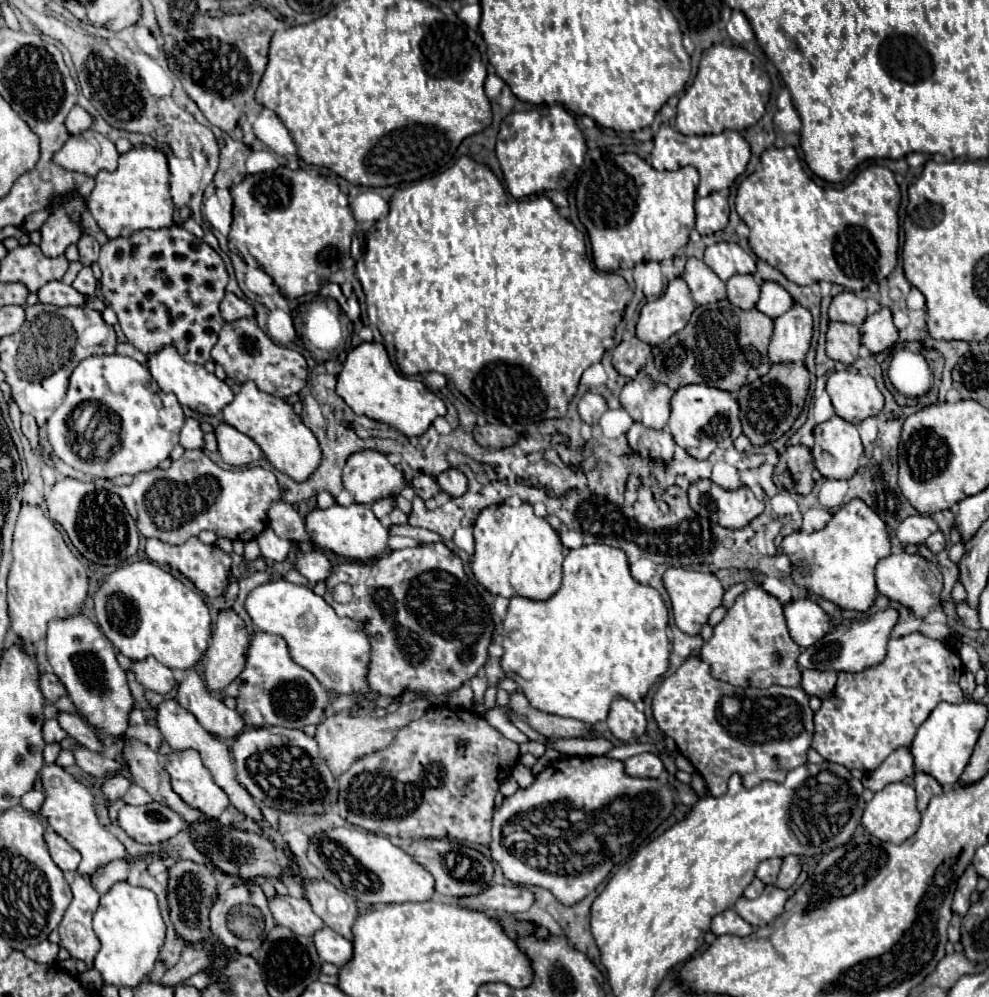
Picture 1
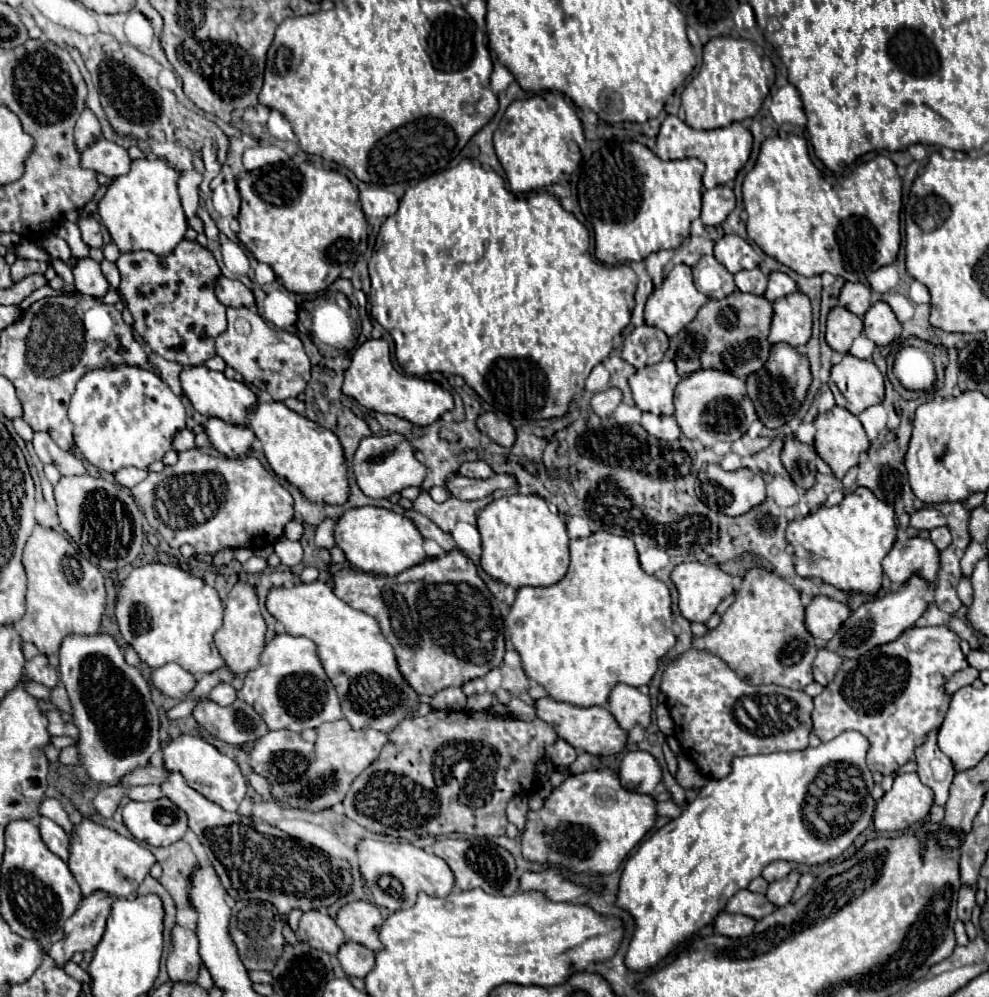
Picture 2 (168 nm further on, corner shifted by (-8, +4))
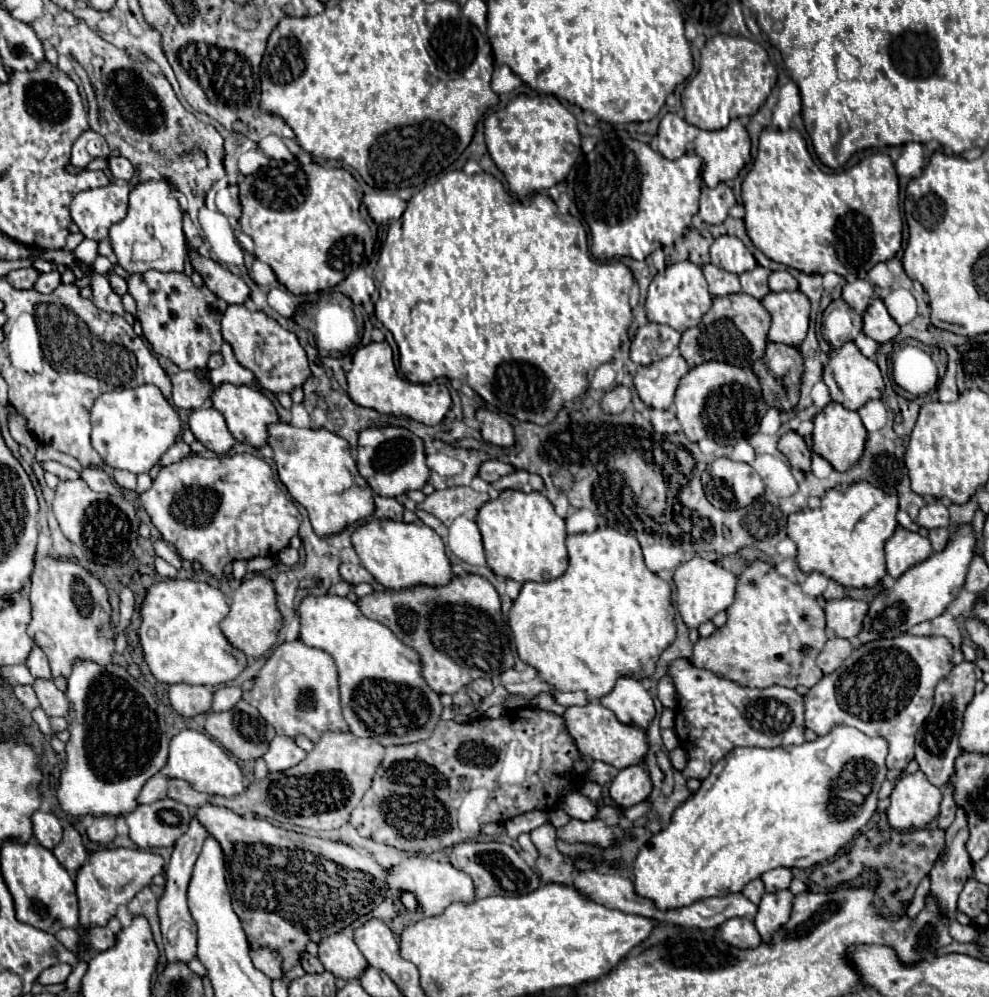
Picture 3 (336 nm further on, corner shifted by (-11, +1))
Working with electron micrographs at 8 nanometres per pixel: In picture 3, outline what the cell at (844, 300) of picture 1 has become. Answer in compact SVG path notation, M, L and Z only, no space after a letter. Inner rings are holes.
M851 280L843 286L843 300L859 314L863 314L873 298L873 286L867 280Z

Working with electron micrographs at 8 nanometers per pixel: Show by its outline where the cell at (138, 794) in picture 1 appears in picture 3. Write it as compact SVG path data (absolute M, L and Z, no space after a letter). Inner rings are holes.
M155 774L153 778L149 778L141 790L141 794L137 796L139 804L149 804L149 802L157 802L167 798L167 778L163 774Z

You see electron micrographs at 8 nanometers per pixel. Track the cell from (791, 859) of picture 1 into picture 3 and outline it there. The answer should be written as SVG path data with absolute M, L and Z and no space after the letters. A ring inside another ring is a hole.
M791 890L763 894L759 902L759 912L755 916L755 926L761 938L771 938L771 934L787 922L793 908L793 898L795 896Z

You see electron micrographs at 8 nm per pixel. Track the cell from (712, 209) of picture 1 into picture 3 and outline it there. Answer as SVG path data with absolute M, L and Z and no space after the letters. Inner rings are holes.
M719 184L717 188L703 188L699 200L699 218L707 224L721 224L733 204L735 196L727 184Z

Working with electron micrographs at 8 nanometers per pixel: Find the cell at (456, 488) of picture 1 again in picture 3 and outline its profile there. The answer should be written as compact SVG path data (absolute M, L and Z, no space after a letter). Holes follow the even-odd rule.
M487 460L481 464L479 468L479 478L483 478L485 482L495 482L499 480L501 476L507 476L511 474L515 468L505 464L505 462L499 462L499 460Z

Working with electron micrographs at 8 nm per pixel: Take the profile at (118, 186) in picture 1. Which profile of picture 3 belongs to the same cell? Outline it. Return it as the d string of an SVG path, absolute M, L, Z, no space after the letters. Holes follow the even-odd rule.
M147 180L147 182L139 182L131 194L129 194L129 210L127 216L113 224L109 230L109 240L111 246L117 254L117 262L129 272L139 272L139 270L147 270L147 268L157 268L161 272L181 272L183 270L183 262L185 262L185 252L187 252L187 240L183 234L183 210L181 204L175 196L171 196L171 184L167 180ZM149 238L155 238L163 252L157 260L153 262L133 262L131 260L131 246L135 242L147 242Z

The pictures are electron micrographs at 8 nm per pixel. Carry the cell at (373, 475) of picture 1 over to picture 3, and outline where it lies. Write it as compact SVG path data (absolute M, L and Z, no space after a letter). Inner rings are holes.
M399 426L367 428L359 434L357 470L367 480L367 484L375 494L387 498L395 498L411 490L421 490L429 480L423 440L413 432L409 432L407 428L399 428Z

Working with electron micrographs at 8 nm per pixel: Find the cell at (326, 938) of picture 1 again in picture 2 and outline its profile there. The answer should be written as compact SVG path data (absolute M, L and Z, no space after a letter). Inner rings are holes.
M348 941L346 945L342 945L342 949L338 953L338 961L348 977L364 979L372 971L372 967L376 963L376 955L370 949L362 947L354 941Z

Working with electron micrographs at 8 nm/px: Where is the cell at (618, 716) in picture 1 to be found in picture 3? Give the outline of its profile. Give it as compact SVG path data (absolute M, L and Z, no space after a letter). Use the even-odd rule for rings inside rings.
M619 678L615 688L601 698L601 704L609 708L619 722L647 730L655 718L655 704L641 682L633 678Z

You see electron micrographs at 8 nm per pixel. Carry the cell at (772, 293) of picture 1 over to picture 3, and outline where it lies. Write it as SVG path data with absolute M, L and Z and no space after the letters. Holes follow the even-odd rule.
M771 272L771 276L769 276L769 288L771 288L771 292L797 290L799 282L789 272Z

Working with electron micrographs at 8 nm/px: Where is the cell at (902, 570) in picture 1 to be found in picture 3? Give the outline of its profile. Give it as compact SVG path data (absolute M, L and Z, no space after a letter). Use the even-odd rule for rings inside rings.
M897 528L897 532L885 544L887 572L893 578L899 578L911 566L927 560L933 554L931 542L915 532Z

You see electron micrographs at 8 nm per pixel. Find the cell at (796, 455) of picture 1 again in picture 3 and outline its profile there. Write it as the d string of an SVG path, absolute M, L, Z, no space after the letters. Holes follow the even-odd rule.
M789 430L785 436L781 436L779 450L787 456L787 460L793 468L811 472L811 450L807 448L805 440L797 432Z

